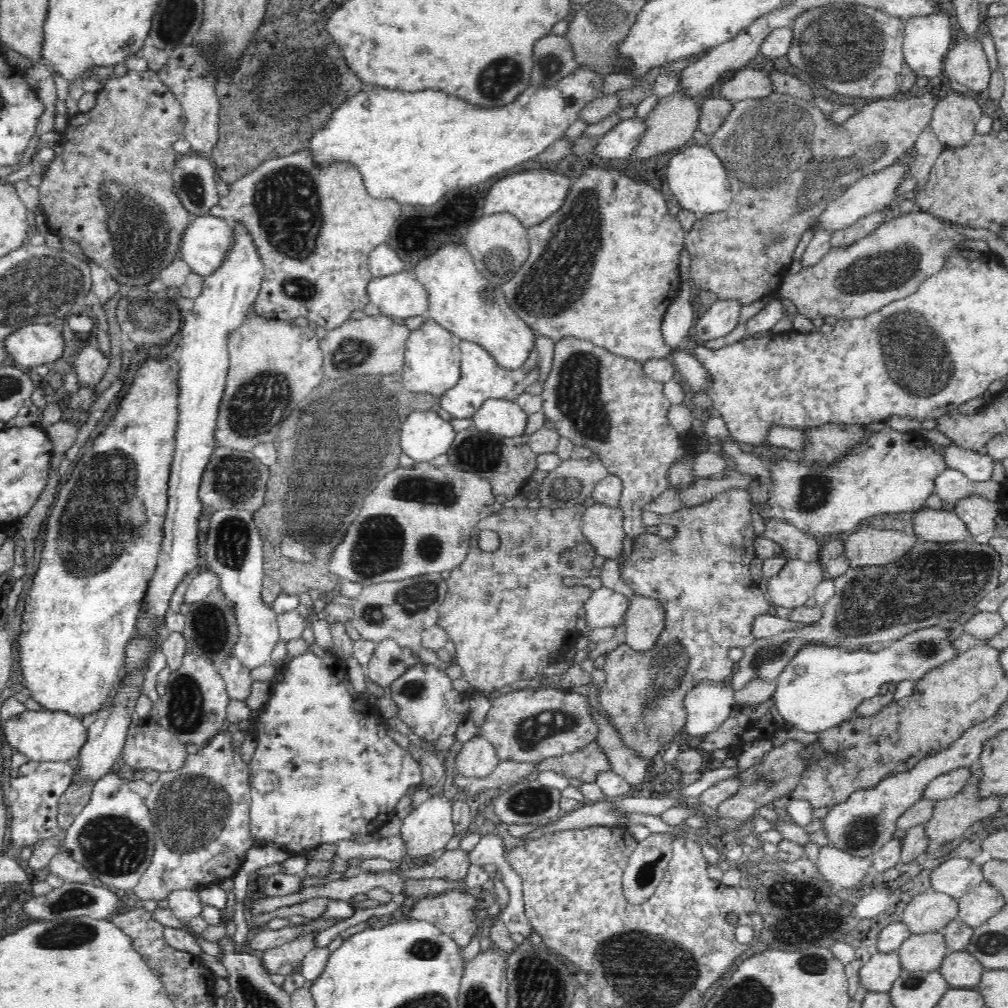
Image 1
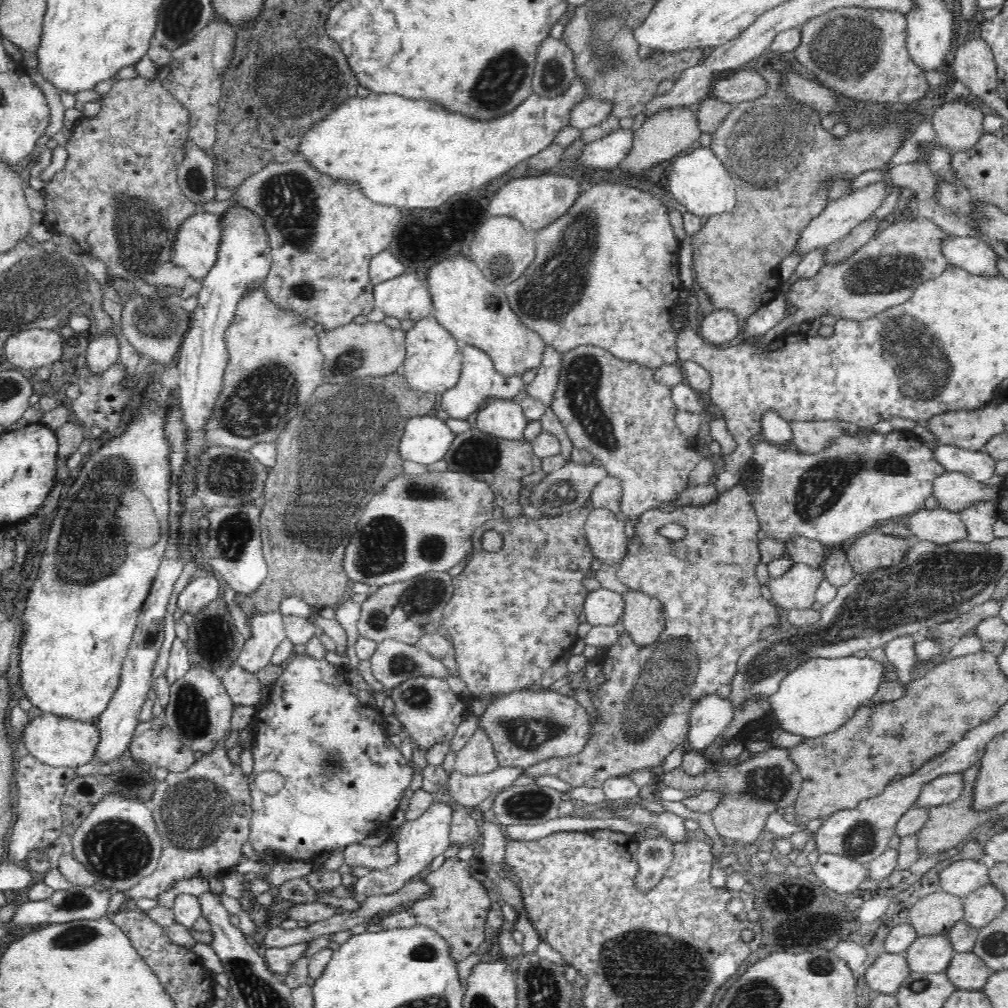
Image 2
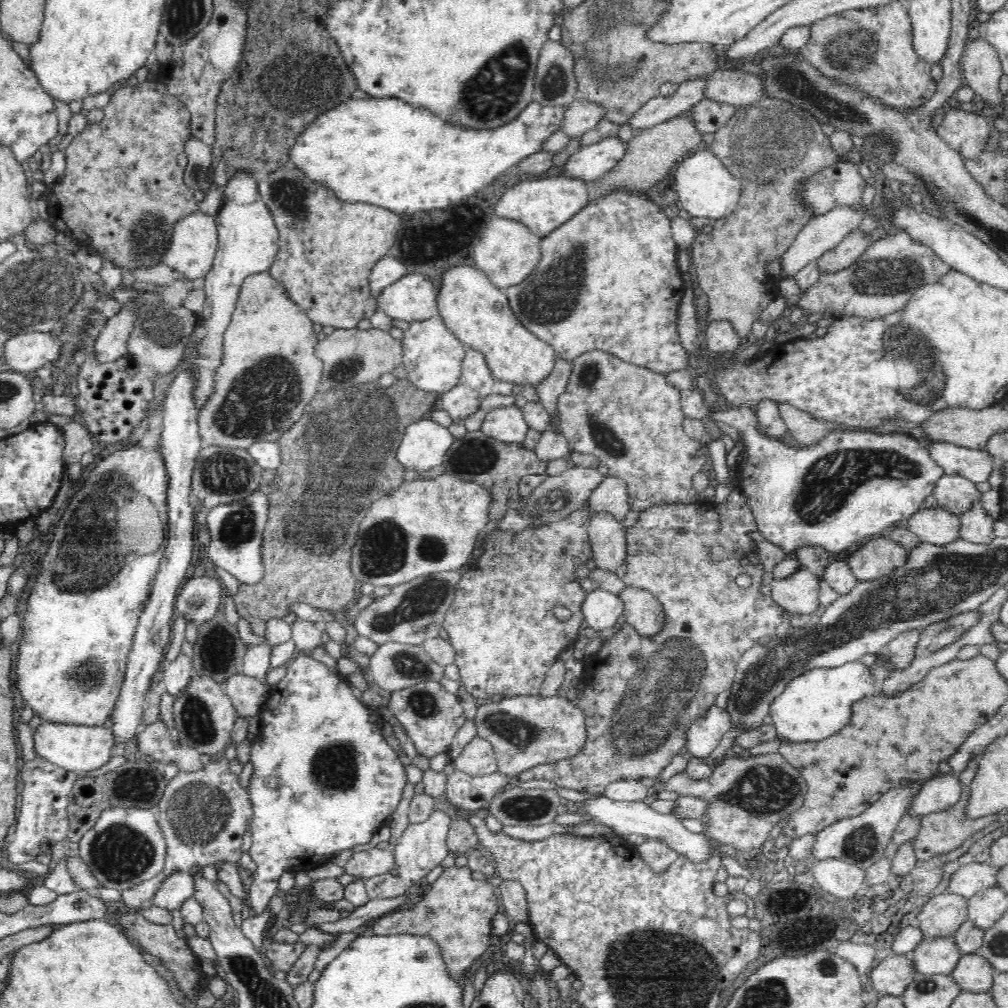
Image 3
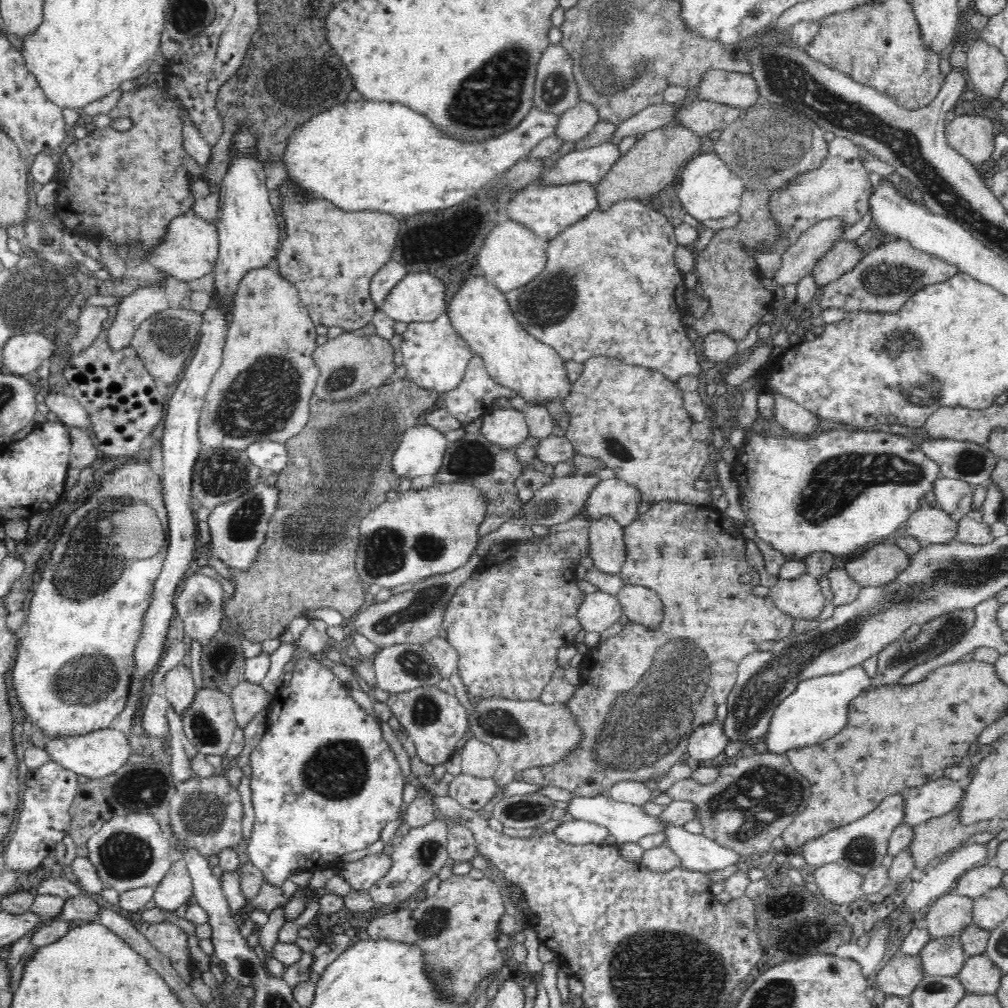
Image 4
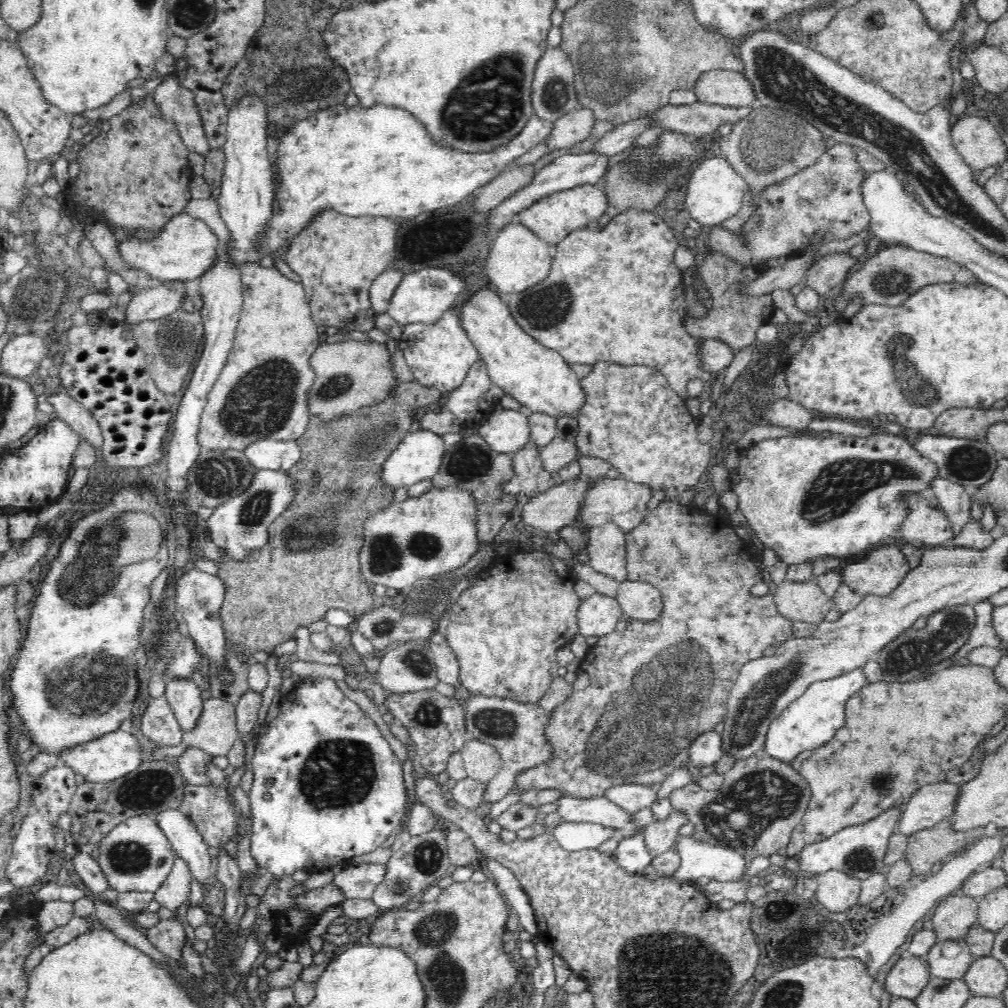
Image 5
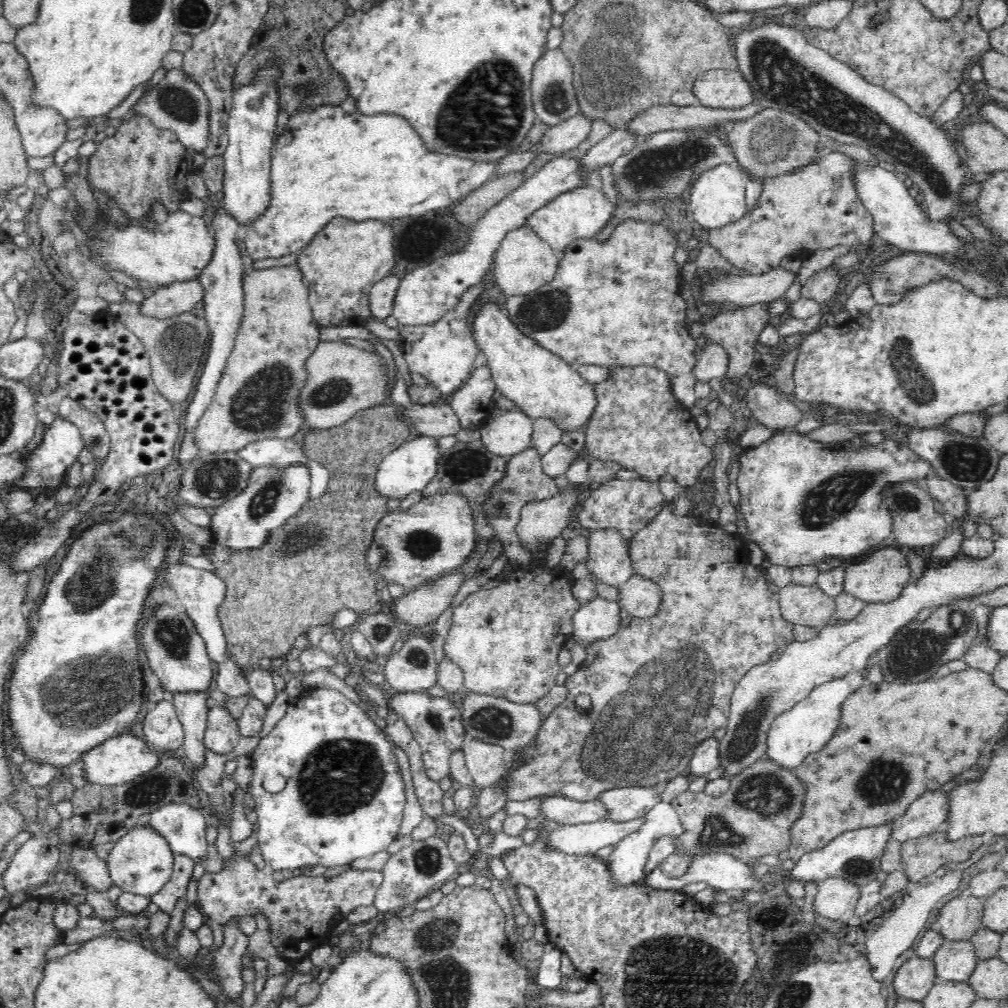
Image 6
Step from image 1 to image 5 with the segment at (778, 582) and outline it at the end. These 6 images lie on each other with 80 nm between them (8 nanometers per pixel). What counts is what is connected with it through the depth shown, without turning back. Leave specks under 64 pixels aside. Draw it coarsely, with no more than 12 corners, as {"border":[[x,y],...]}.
{"border":[[817,580],[784,581],[773,595],[792,622],[825,621],[832,600]]}

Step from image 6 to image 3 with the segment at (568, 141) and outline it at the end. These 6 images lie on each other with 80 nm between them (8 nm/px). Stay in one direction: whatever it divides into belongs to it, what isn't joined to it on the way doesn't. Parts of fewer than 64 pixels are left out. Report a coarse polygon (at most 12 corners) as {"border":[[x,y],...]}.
{"border":[[578,96],[562,130],[580,138],[605,118],[606,108]]}

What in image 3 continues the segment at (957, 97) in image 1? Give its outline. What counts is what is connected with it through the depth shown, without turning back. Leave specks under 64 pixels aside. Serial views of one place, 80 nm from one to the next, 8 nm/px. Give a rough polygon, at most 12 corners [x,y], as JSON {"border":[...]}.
{"border":[[948,108],[938,139],[962,156],[978,154],[990,138],[986,117]]}

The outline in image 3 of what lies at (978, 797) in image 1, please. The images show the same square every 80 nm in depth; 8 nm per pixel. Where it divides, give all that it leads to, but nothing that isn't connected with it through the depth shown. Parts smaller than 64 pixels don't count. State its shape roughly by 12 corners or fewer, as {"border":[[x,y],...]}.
{"border":[[979,756],[958,774],[961,795],[947,809],[923,816],[914,838],[916,858],[959,848],[971,834],[996,820],[970,817],[972,780]]}

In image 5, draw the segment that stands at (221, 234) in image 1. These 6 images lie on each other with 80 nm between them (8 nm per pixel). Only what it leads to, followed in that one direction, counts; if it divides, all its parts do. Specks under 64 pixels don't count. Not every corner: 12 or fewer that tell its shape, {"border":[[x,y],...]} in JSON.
{"border":[[178,214],[146,242],[118,244],[160,282],[204,276],[220,252],[202,220]]}

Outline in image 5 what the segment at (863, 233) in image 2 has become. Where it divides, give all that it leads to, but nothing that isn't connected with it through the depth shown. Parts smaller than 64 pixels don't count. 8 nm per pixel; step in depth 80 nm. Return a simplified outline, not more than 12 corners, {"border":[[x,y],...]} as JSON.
{"border":[[848,250],[826,254],[809,268],[805,284],[824,296],[862,258]]}

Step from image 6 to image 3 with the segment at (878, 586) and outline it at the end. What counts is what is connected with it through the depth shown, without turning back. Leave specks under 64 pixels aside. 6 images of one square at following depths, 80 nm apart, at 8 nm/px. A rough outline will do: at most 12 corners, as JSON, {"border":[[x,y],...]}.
{"border":[[886,533],[848,556],[859,580],[904,566],[908,550]]}

